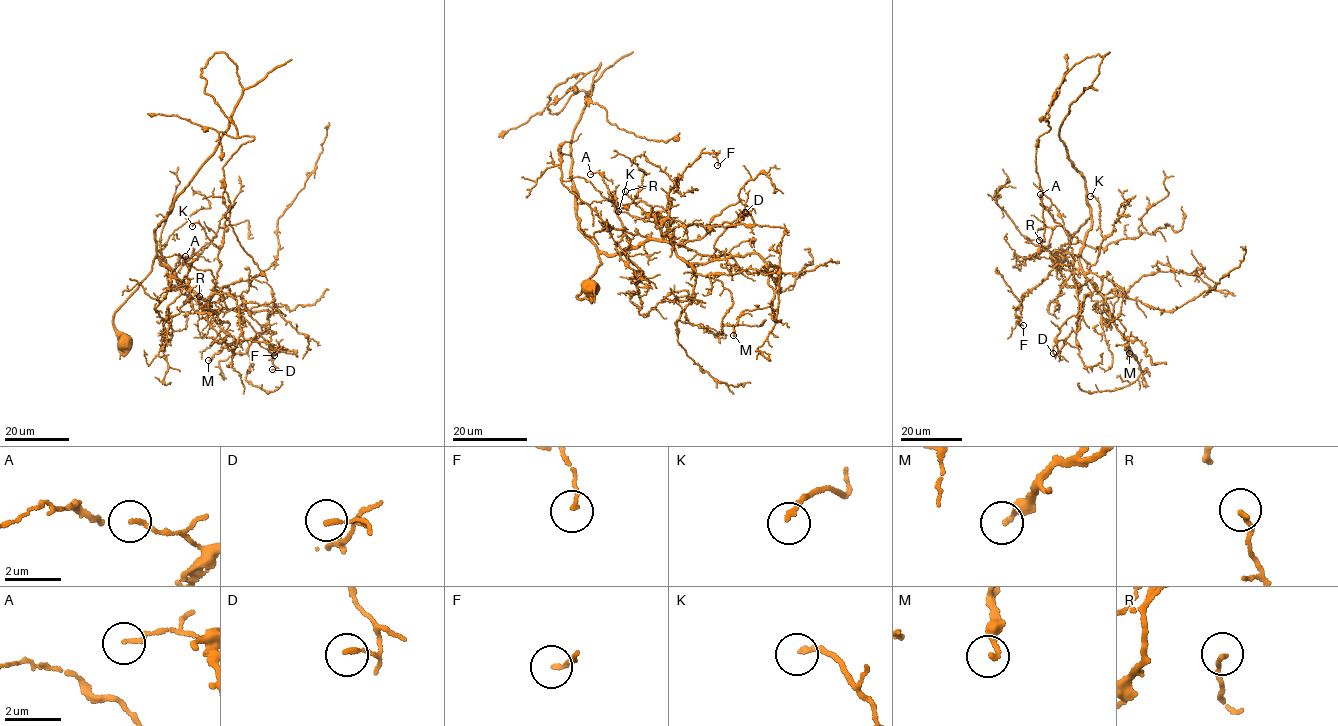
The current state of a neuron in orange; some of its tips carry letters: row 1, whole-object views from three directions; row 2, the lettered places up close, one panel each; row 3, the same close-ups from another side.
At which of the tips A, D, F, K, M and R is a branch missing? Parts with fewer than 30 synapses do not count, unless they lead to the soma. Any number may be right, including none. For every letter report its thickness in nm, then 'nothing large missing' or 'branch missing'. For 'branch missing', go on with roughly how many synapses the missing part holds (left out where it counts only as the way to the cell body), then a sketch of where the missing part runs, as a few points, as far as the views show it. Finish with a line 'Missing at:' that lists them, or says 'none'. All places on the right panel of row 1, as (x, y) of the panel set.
A: 120 nm | nothing large missing
D: 150 nm | nothing large missing
F: 130 nm | nothing large missing
K: 150 nm | nothing large missing
M: 170 nm | nothing large missing
R: 130 nm | nothing large missing
Missing at: none

